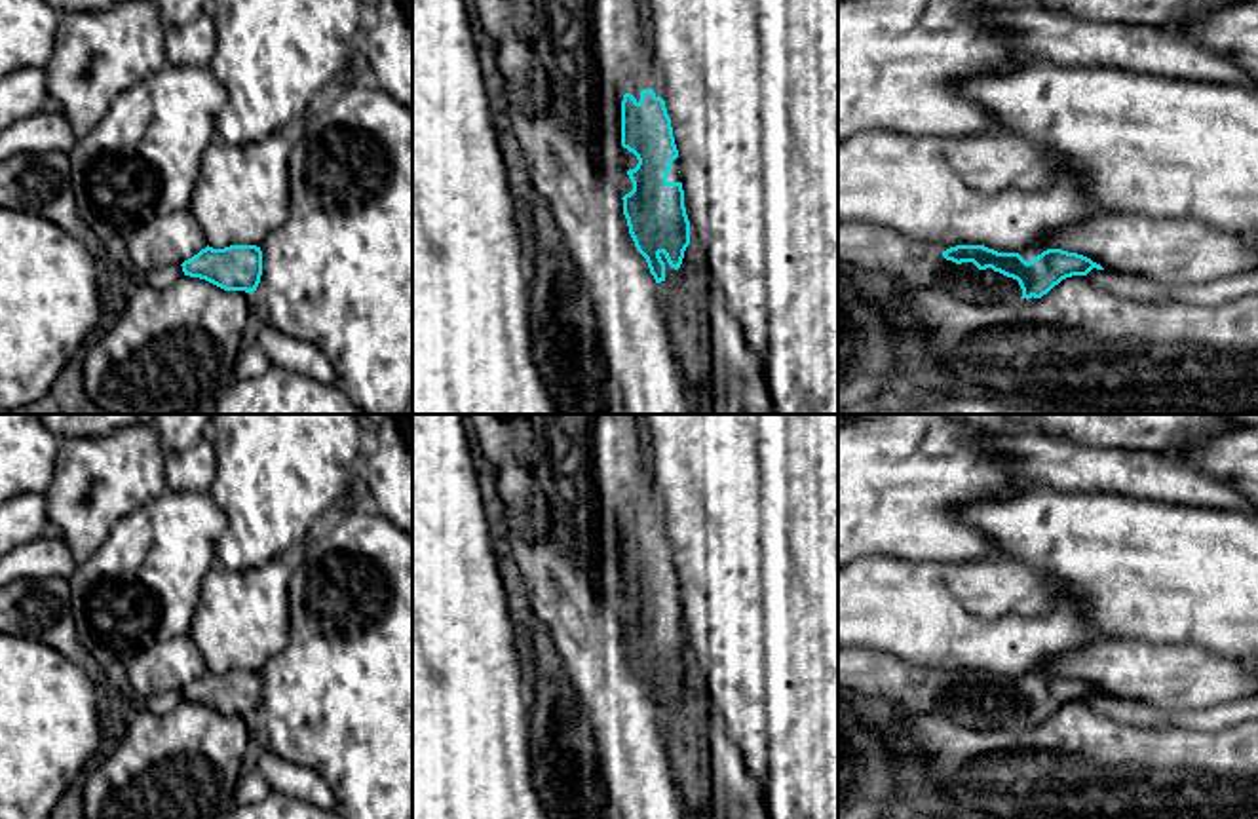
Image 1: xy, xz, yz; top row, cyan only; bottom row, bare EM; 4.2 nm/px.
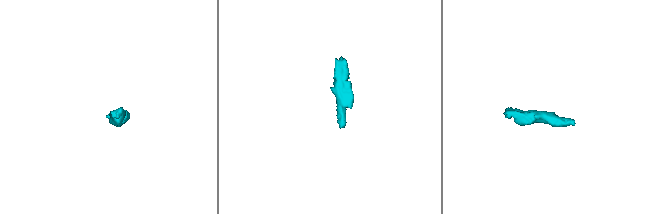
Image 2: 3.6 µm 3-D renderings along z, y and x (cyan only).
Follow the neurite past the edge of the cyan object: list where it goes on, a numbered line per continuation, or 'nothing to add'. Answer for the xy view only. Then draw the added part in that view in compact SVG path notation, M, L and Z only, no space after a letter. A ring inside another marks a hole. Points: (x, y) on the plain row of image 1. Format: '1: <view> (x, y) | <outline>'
nothing to add

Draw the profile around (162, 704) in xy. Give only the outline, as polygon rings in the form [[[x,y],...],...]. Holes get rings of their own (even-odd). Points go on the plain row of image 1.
[[[169,690],[162,694],[148,695],[137,705],[150,711],[152,714],[165,716],[184,701],[181,690]]]

